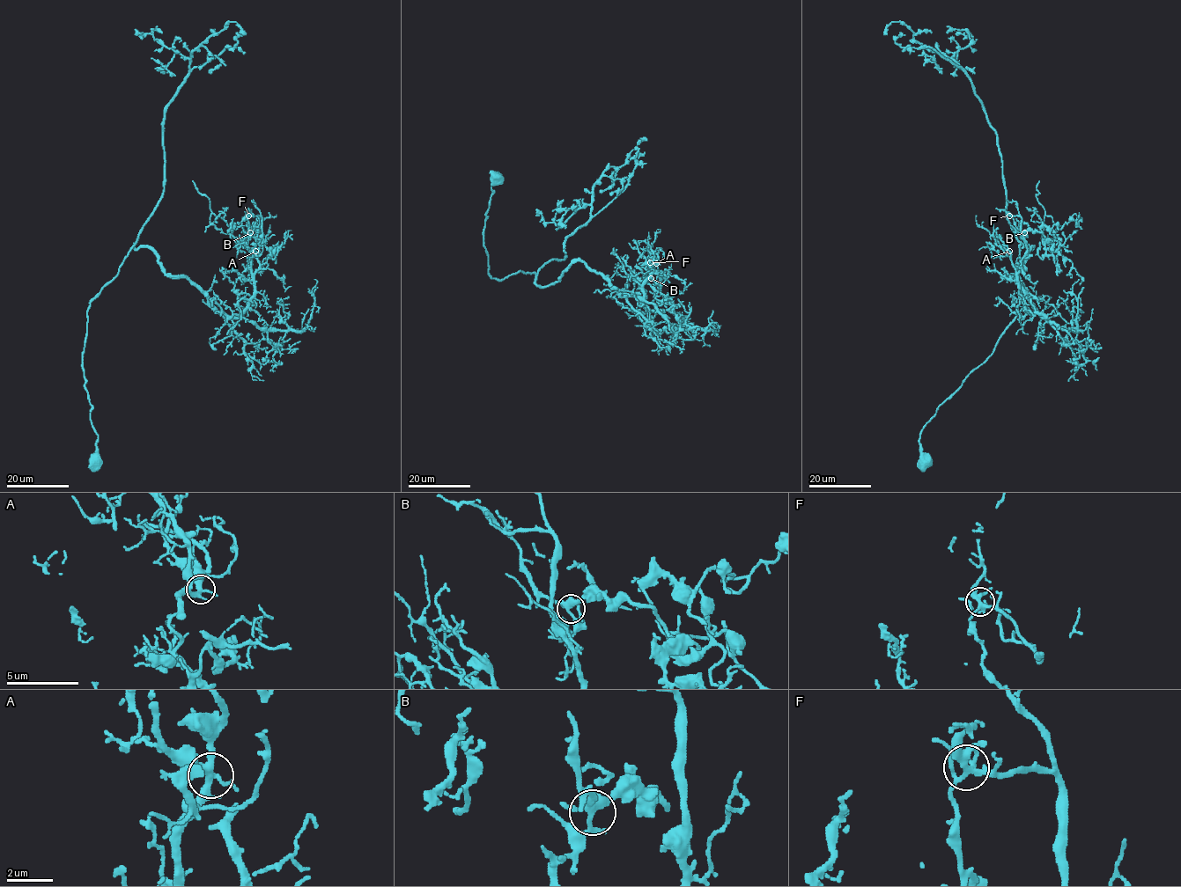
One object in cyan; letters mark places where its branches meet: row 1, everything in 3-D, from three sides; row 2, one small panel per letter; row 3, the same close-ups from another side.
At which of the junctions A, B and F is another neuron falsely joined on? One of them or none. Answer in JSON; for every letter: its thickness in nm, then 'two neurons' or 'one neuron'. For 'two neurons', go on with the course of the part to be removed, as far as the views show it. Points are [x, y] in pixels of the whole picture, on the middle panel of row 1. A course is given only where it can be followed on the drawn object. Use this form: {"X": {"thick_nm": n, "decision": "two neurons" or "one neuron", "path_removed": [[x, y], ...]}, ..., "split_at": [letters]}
{"A": {"thick_nm": 280, "decision": "one neuron"}, "B": {"thick_nm": 320, "decision": "one neuron"}, "F": {"thick_nm": 280, "decision": "two neurons", "path_removed": [[650, 262], [661, 292], [653, 311], [637, 316], [611, 297], [638, 312], [640, 299], [654, 312], [642, 333]]}, "split_at": ["F"]}

